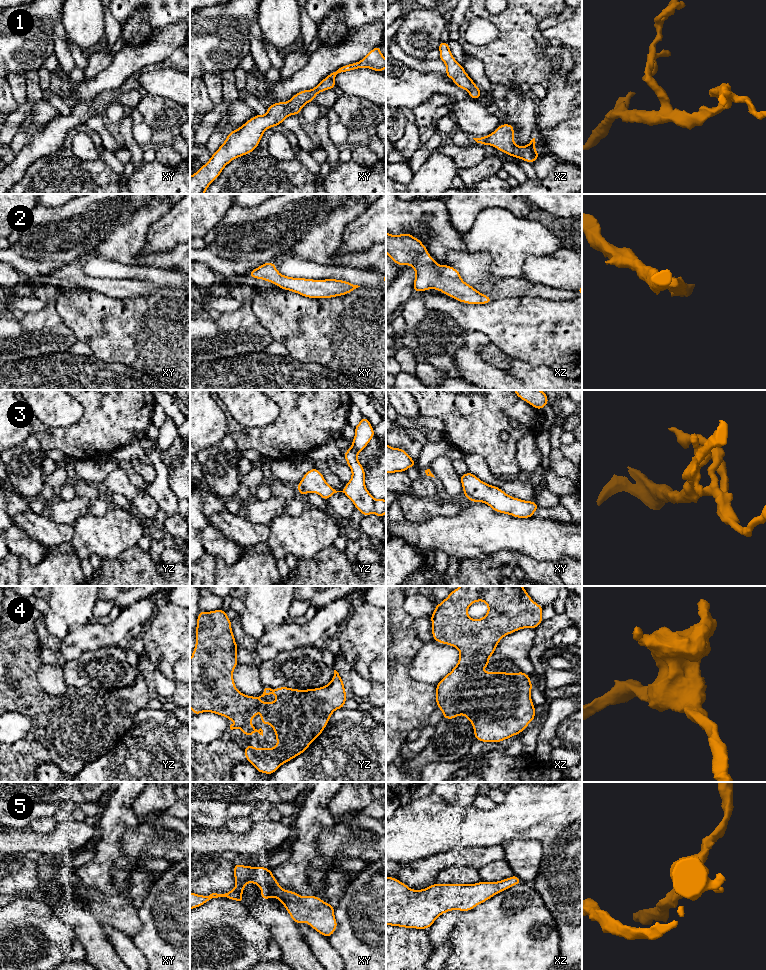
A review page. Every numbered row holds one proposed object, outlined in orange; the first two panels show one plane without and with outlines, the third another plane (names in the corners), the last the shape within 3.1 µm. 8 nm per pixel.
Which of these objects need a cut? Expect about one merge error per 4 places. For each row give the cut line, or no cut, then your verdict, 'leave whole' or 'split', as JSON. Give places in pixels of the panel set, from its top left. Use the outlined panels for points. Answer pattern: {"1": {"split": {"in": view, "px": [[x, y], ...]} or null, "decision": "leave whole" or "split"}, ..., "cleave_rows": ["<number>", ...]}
{"1": {"split": null, "decision": "leave whole"}, "2": {"split": null, "decision": "leave whole"}, "3": {"split": null, "decision": "leave whole"}, "4": {"split": null, "decision": "leave whole"}, "5": {"split": null, "decision": "leave whole"}, "cleave_rows": []}

